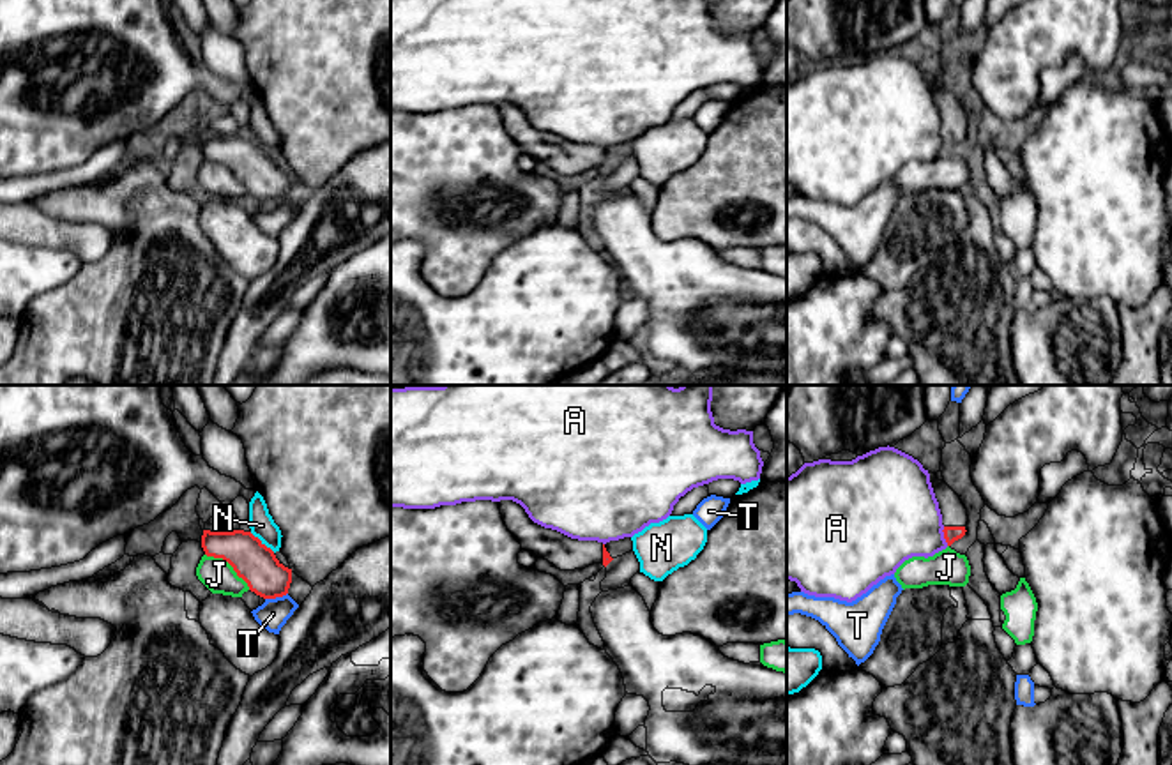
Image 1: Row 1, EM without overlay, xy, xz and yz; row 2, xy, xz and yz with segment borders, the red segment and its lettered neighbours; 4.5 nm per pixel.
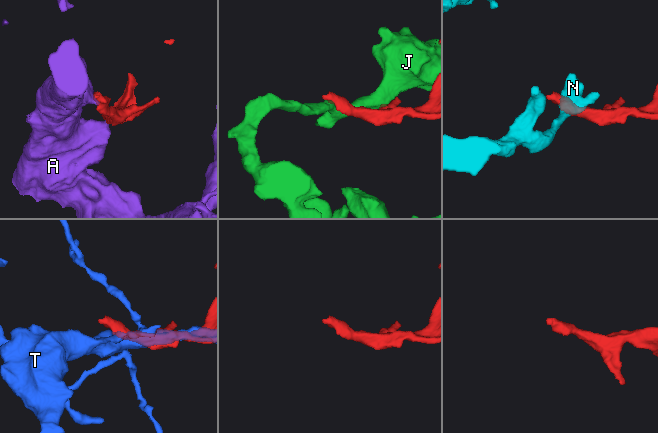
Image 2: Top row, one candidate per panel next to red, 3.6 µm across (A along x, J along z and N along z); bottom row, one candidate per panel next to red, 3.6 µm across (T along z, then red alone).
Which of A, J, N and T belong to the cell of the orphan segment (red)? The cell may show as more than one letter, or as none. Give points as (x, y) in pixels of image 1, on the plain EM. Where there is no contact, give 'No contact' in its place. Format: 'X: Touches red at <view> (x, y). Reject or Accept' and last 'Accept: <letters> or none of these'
A: Touches red at yz (944, 140). Reject
J: Touches red at xy (230, 168). Reject
N: Touches red at xy (260, 145). Reject
T: Touches red at xy (276, 200). Reject
Accept: none of these

